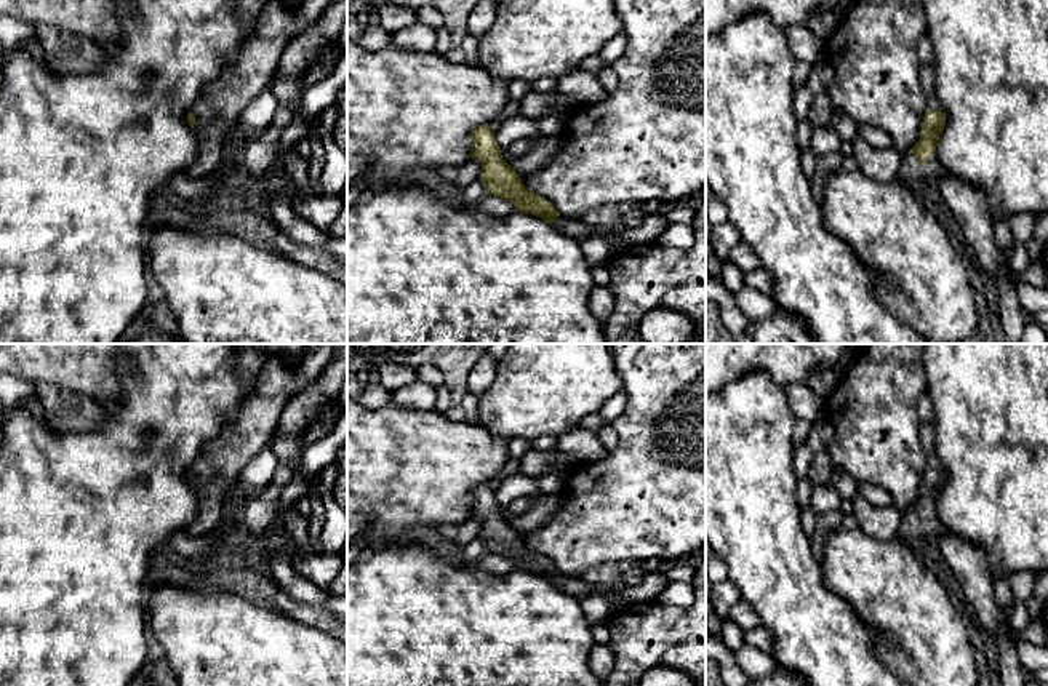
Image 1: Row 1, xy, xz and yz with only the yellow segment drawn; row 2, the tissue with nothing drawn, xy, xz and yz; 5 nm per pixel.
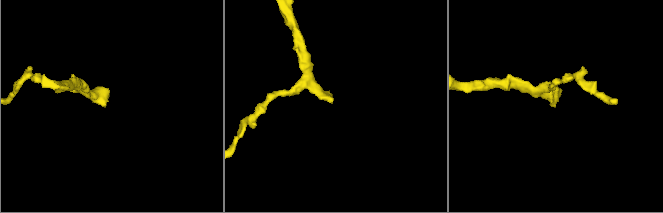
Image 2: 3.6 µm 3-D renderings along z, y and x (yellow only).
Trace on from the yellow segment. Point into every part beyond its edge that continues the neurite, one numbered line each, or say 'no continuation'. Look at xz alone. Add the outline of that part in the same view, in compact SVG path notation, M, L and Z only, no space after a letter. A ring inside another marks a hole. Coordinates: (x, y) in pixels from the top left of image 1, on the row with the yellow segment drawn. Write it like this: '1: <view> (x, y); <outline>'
1: xz (576, 229); M558 216L552 225L555 227L555 230L558 230L560 233L571 237L578 241L582 241L589 237L592 237L592 225L582 222L581 219L573 219L568 216Z

